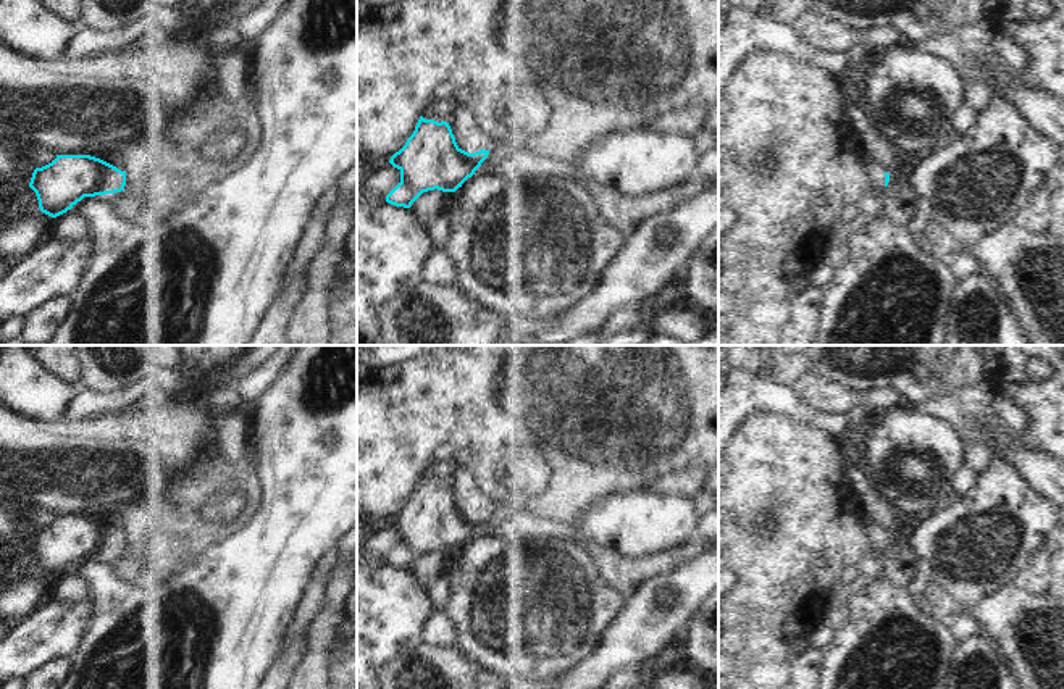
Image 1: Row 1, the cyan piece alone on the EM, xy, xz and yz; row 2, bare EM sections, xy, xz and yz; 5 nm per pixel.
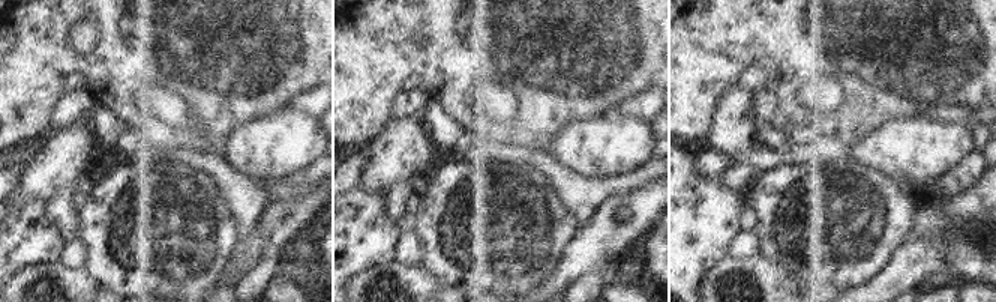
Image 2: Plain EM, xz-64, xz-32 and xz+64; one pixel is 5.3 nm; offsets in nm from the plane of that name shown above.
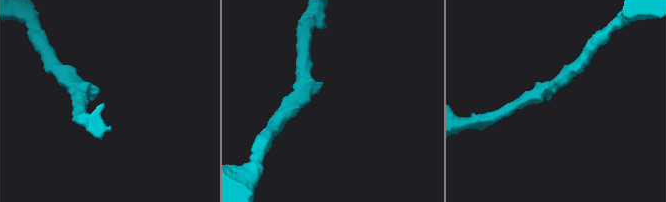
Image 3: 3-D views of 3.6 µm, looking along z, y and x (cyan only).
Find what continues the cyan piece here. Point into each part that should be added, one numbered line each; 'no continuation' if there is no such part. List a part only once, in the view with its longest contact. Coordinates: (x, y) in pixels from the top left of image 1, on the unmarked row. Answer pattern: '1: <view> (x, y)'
no continuation

